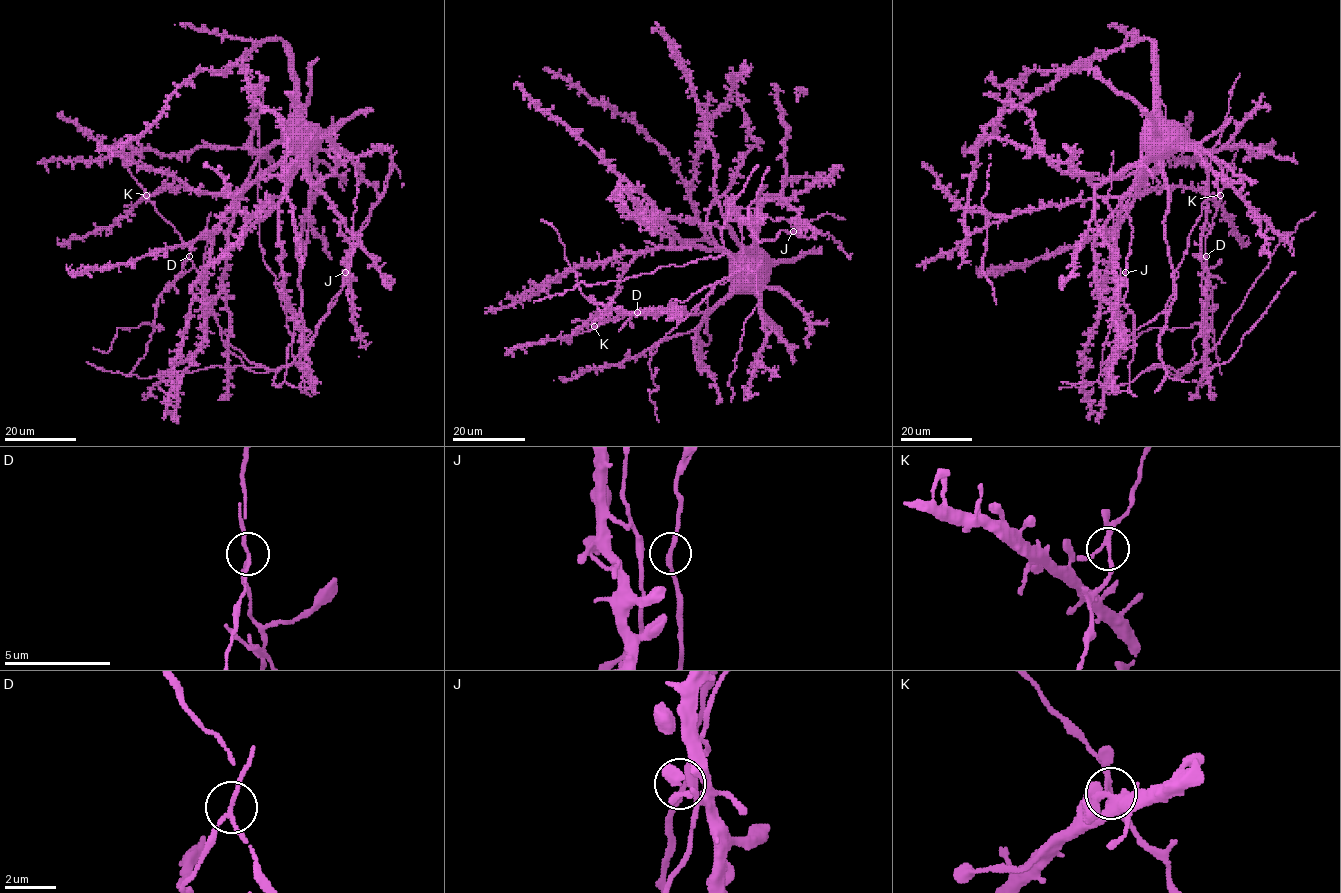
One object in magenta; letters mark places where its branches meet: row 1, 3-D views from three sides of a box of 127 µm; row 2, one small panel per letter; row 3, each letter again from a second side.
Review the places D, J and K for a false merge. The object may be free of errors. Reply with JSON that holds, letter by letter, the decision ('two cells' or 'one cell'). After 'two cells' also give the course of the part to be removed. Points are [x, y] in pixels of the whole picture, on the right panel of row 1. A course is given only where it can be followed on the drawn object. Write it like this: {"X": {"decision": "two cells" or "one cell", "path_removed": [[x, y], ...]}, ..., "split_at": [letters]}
{"D": {"decision": "two cells", "path_removed": [[1206, 256], [1212, 324], [1151, 328], [1123, 352], [1114, 348]]}, "J": {"decision": "one cell"}, "K": {"decision": "one cell"}, "split_at": ["D"]}

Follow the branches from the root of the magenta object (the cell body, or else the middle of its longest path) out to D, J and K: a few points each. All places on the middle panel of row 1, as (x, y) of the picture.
D: (749, 267), (749, 258), (696, 247), (645, 249), (623, 274), (610, 304), (590, 320), (597, 326), (637, 312)
J: (749, 267), (754, 256), (754, 217), (765, 201), (788, 201), (798, 213), (793, 231)
K: (749, 267), (749, 258), (696, 247), (645, 249), (623, 274), (610, 304), (590, 320), (594, 326)

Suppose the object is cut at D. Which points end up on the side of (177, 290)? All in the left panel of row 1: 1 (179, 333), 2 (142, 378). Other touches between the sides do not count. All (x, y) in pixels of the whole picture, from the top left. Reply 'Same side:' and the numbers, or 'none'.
Same side: none

